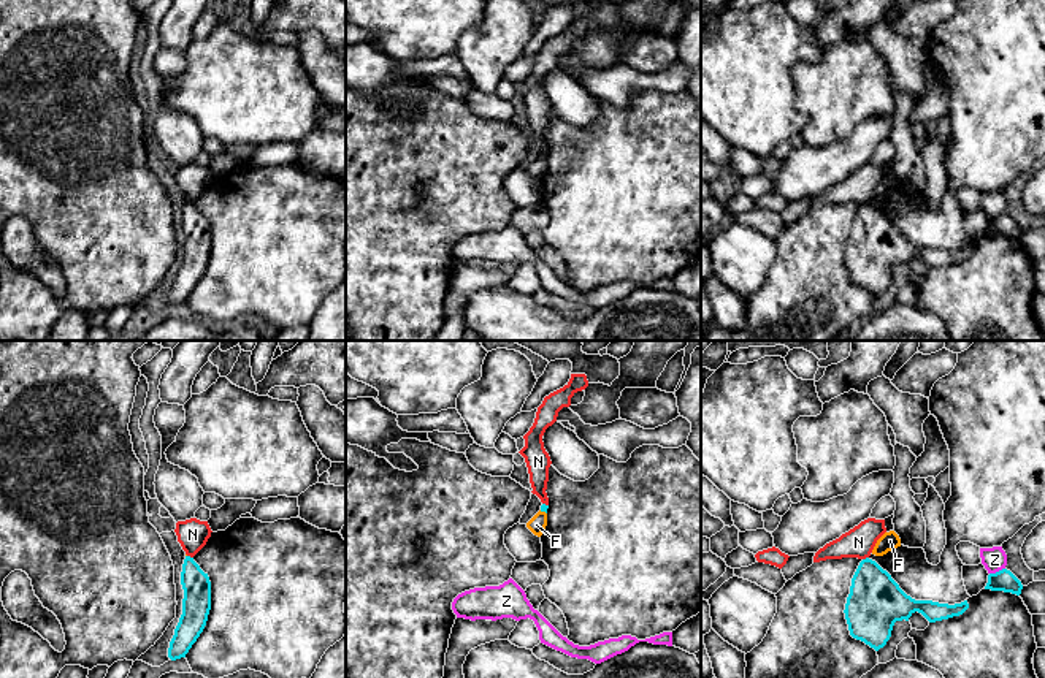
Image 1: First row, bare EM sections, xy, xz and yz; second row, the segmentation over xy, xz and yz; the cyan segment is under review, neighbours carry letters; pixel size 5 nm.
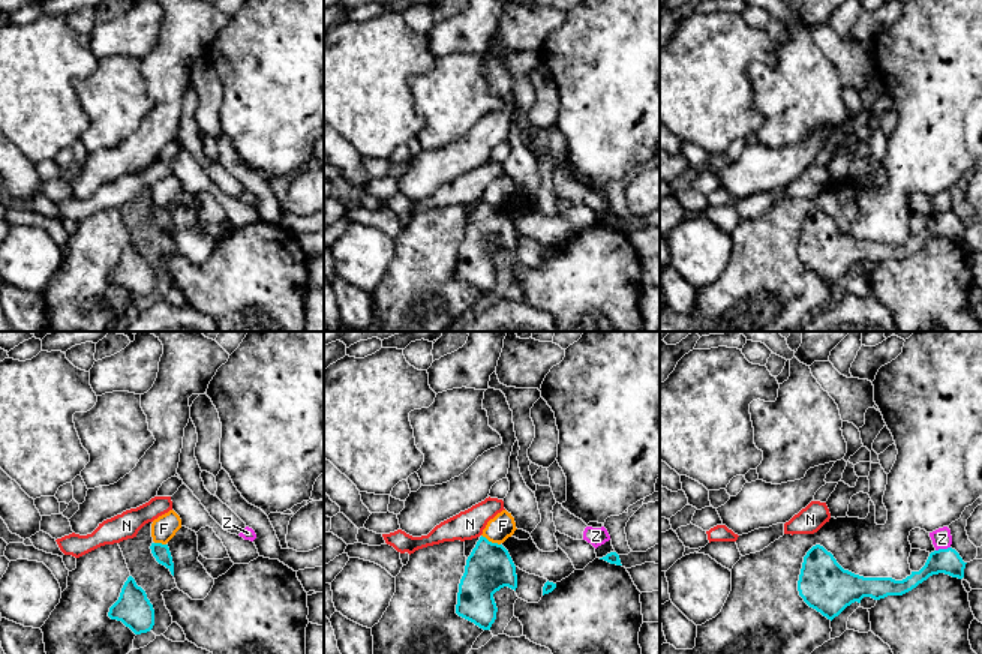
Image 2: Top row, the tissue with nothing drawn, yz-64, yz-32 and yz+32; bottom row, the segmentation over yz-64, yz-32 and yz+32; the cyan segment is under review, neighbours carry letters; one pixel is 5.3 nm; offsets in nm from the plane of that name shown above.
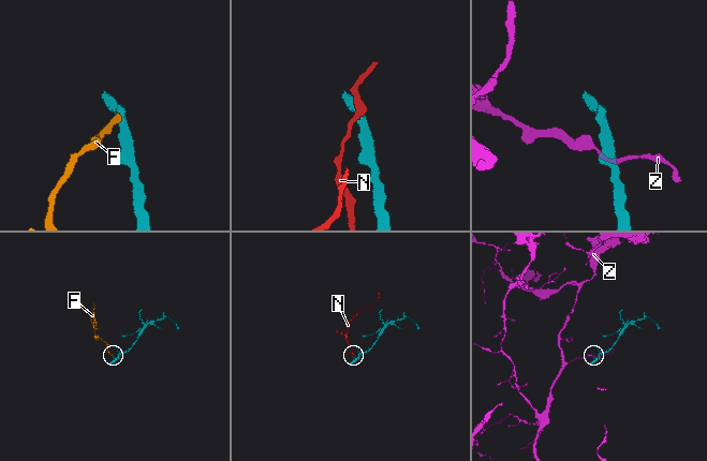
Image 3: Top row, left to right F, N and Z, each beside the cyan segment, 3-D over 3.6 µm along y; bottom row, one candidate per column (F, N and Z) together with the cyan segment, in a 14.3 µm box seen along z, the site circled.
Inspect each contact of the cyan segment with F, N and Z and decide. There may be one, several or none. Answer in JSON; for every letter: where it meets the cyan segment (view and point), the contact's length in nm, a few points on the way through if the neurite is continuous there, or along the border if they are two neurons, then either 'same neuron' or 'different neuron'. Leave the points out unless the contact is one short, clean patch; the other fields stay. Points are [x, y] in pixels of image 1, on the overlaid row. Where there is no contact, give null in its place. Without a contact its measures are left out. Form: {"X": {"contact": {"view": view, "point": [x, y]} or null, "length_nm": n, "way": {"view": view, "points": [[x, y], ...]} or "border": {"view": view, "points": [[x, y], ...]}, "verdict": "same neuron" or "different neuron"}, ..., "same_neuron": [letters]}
{"F": {"contact": {"view": "xz", "point": [543, 510]}, "length_nm": 40, "border": {"view": "xz", "points": [[539, 510], [546, 514]]}, "verdict": "different neuron"}, "N": {"contact": {"view": "xy", "point": [189, 556]}, "length_nm": 40, "border": {"view": "xy", "points": [[187, 555], [192, 558]]}, "verdict": "different neuron"}, "Z": {"contact": {"view": "yz", "point": [996, 572]}, "length_nm": 90, "border": {"view": "yz", "points": [[1004, 567], [990, 574]]}, "verdict": "different neuron"}, "same_neuron": []}

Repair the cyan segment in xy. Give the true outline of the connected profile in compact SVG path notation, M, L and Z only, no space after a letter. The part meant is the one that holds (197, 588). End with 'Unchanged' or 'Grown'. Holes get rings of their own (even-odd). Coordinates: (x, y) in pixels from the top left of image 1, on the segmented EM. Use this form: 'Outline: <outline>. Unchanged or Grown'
Outline: M190 556L184 559L181 585L184 589L182 615L168 648L168 657L171 661L186 657L203 632L211 610L209 577Z. Unchanged

